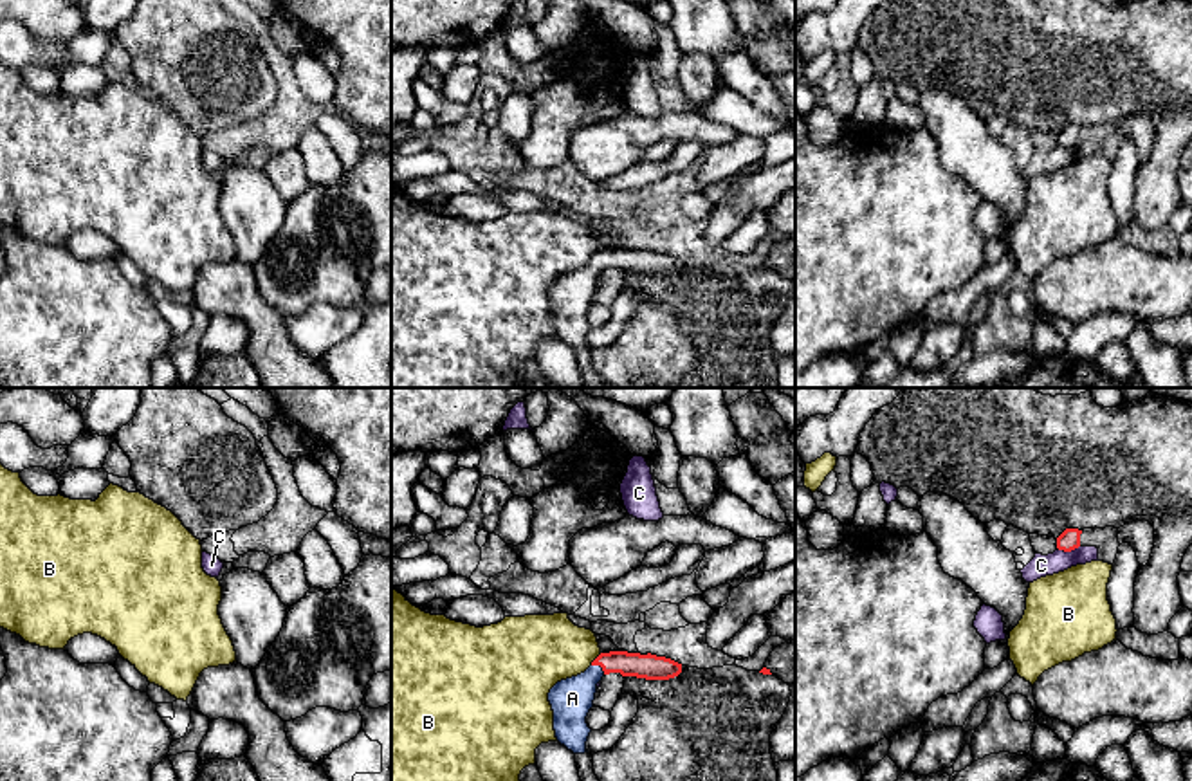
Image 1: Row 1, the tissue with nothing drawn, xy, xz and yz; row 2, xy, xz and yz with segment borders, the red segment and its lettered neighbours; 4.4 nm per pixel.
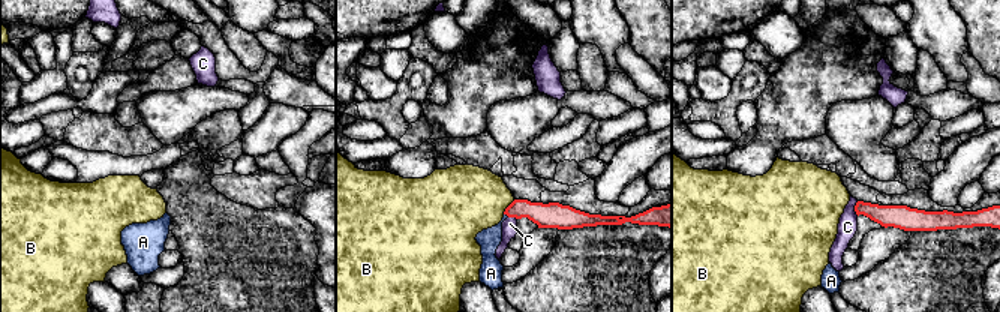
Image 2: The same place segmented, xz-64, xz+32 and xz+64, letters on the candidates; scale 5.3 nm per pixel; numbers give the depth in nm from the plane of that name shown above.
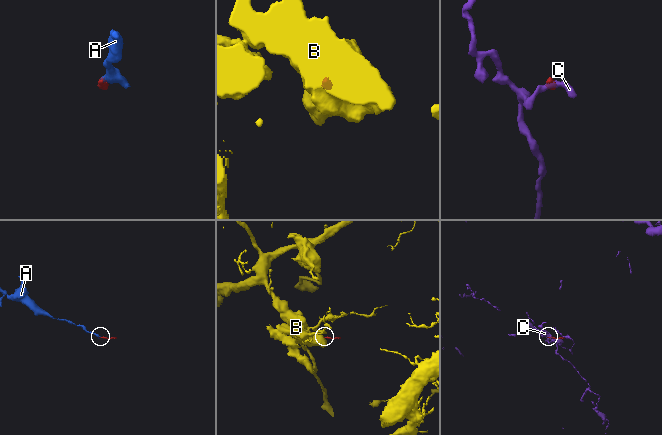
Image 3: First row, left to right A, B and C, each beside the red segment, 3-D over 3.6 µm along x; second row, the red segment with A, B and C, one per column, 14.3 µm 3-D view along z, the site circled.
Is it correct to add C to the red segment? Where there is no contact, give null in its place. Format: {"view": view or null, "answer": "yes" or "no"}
{"view": "yz", "answer": "no"}

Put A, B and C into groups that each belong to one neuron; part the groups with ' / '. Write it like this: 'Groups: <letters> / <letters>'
Groups: A / B / C

